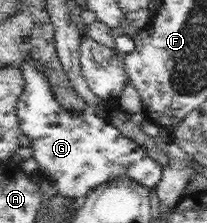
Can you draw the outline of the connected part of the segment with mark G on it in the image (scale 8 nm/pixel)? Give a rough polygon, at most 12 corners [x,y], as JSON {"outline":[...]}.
{"outline":[[32,57],[16,105],[39,173],[77,202],[162,167],[95,111],[67,113]]}

